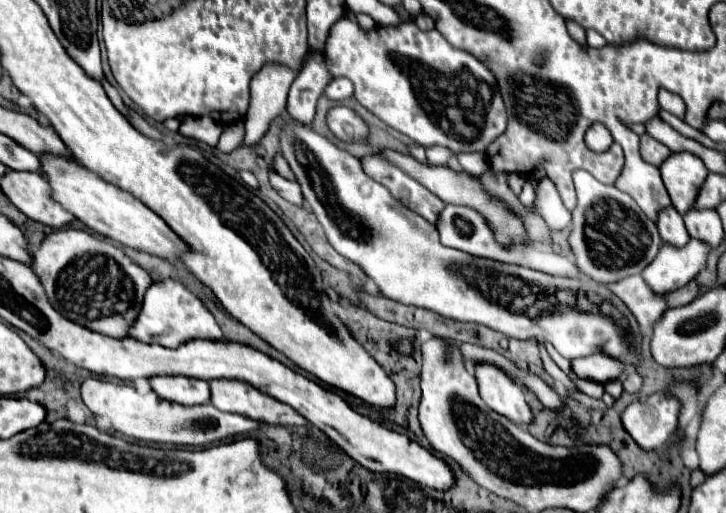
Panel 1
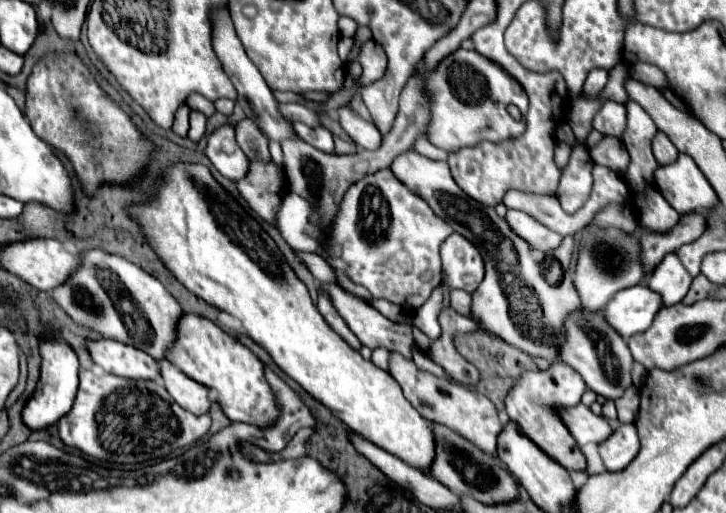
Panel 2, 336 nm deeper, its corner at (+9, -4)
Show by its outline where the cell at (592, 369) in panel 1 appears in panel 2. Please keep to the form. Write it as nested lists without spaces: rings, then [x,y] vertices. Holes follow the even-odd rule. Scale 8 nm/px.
[[[558,361],[552,363],[546,371],[526,371],[520,375],[520,379],[514,383],[514,387],[508,391],[504,405],[506,415],[512,423],[518,425],[518,431],[526,435],[530,441],[534,441],[550,459],[566,467],[566,471],[584,471],[586,469],[586,457],[580,451],[578,443],[570,435],[568,427],[558,415],[558,407],[574,407],[580,403],[582,393],[586,391],[584,379],[566,363]]]

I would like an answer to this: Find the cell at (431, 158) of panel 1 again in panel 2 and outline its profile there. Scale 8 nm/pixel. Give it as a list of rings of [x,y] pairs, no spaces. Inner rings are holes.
[[[382,169],[352,183],[330,227],[310,223],[310,213],[312,205],[304,197],[296,193],[286,195],[278,211],[278,229],[284,241],[294,251],[316,253],[332,267],[346,271],[346,275],[350,275],[354,283],[364,285],[374,299],[388,299],[412,315],[440,285],[440,245],[454,229],[434,215],[426,201],[410,193],[408,187],[402,187],[392,171]]]

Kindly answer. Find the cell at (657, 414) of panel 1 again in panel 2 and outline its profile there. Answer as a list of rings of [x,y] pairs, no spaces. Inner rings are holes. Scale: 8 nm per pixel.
[[[632,423],[622,425],[610,435],[610,439],[606,439],[606,443],[598,445],[598,453],[608,471],[622,471],[638,455],[638,449],[640,441]]]

